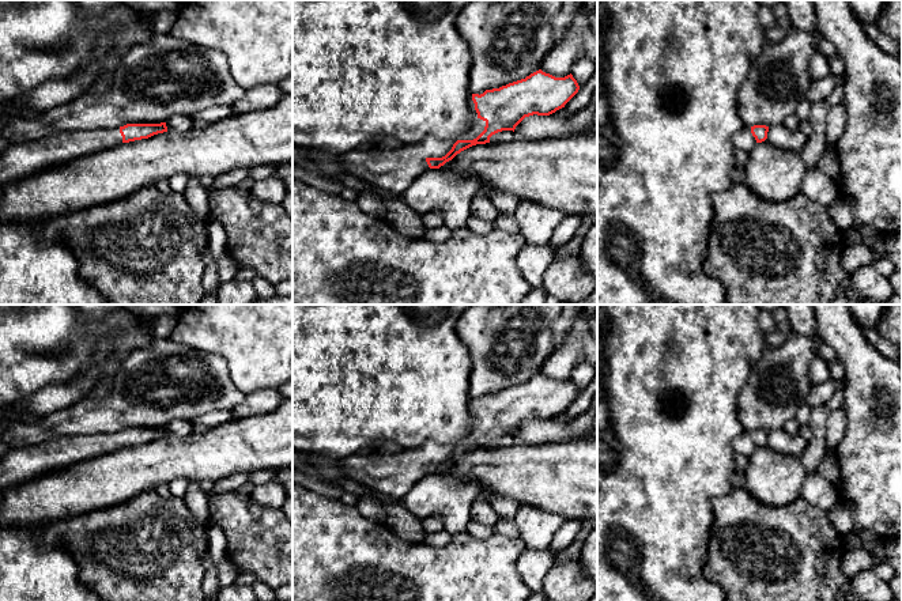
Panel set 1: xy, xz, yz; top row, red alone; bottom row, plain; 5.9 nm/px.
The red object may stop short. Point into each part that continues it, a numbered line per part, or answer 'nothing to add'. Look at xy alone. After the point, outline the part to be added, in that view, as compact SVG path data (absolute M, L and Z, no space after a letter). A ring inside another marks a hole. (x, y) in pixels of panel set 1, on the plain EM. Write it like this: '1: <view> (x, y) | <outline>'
1: xy (21, 464) | M120 432L65 435L34 446L11 447L0 458L0 490L113 453L121 447Z

